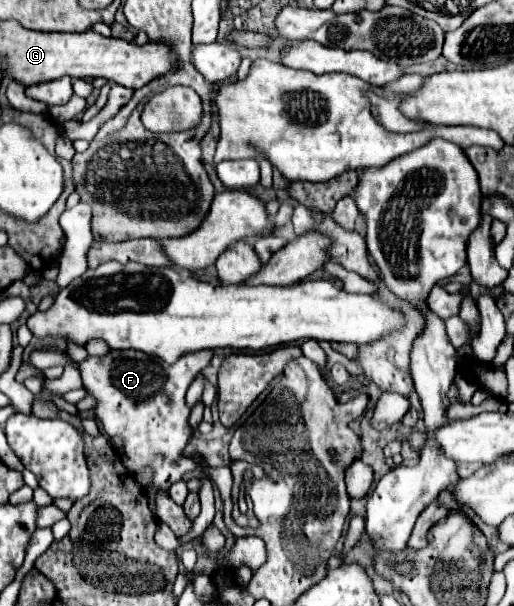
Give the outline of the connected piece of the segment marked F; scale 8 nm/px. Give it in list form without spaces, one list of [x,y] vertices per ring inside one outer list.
[[[132,348],[132,350],[110,350],[104,356],[86,356],[86,360],[82,360],[78,364],[84,388],[96,400],[96,406],[94,406],[96,420],[102,424],[104,432],[110,438],[120,436],[124,442],[124,446],[118,450],[122,464],[130,472],[138,472],[142,468],[152,470],[152,488],[148,490],[148,506],[150,506],[154,520],[158,520],[156,492],[158,490],[166,492],[174,482],[180,482],[186,472],[196,470],[196,462],[192,462],[190,458],[184,456],[184,448],[194,432],[190,426],[190,408],[188,408],[184,396],[186,396],[186,390],[192,384],[192,380],[210,364],[210,360],[212,360],[212,352],[188,352],[188,354],[180,356],[174,364],[166,364],[158,356],[152,356],[152,354]]]

